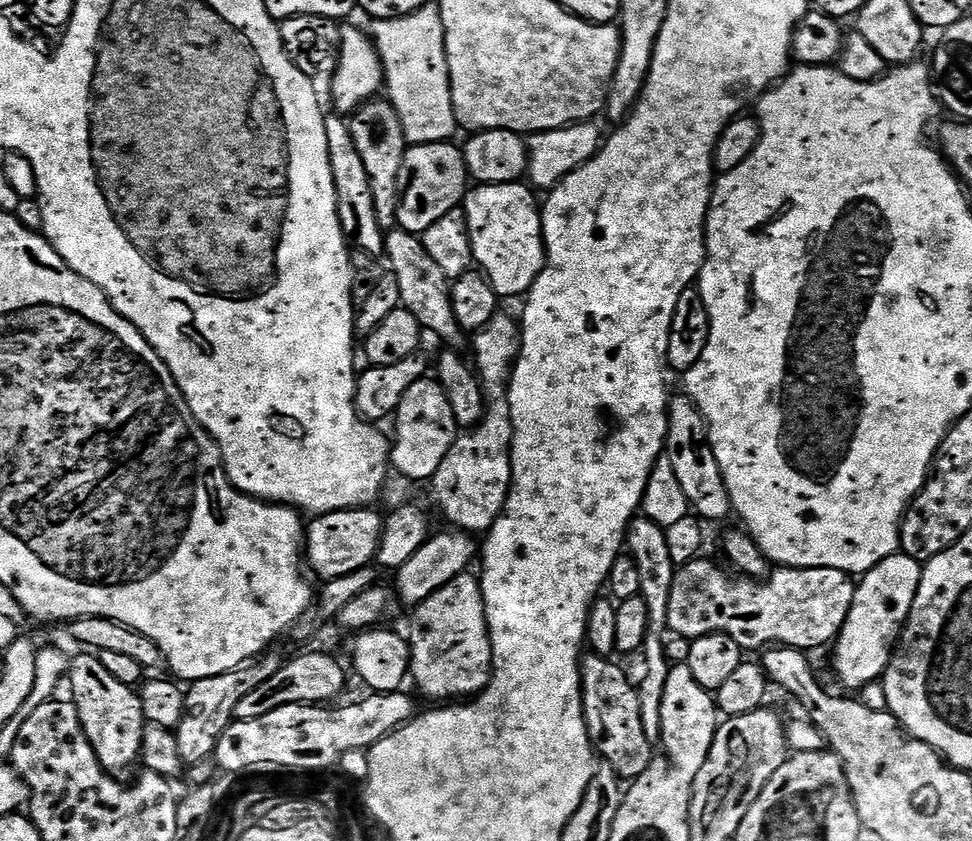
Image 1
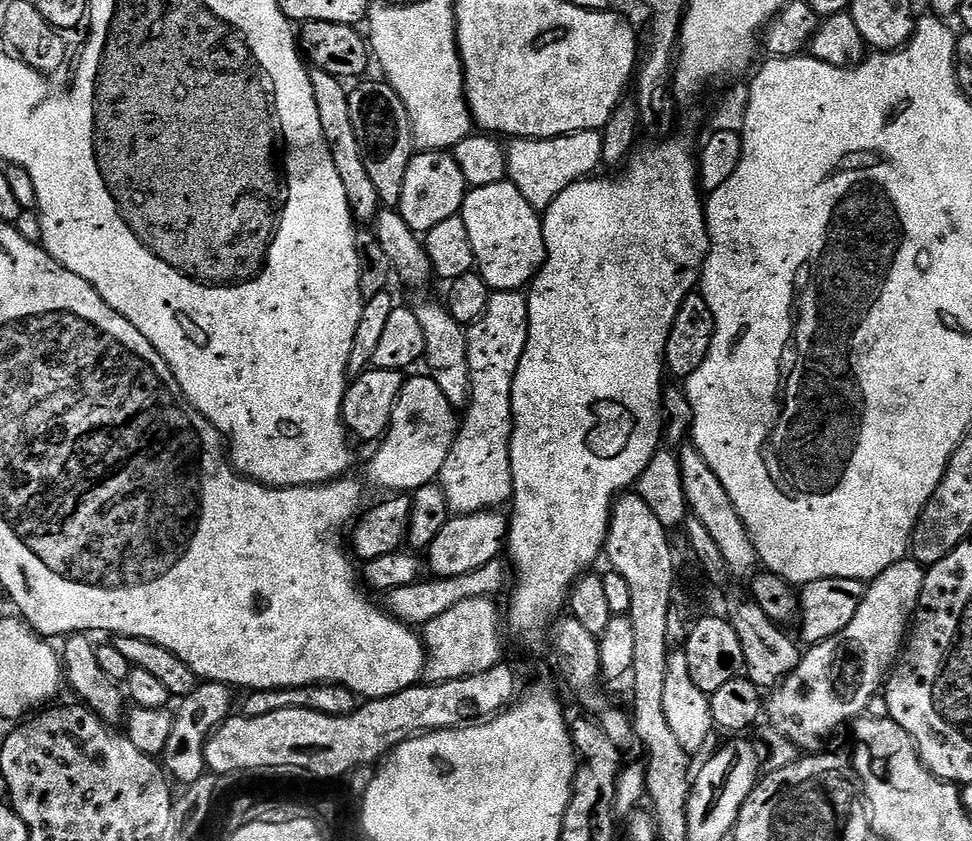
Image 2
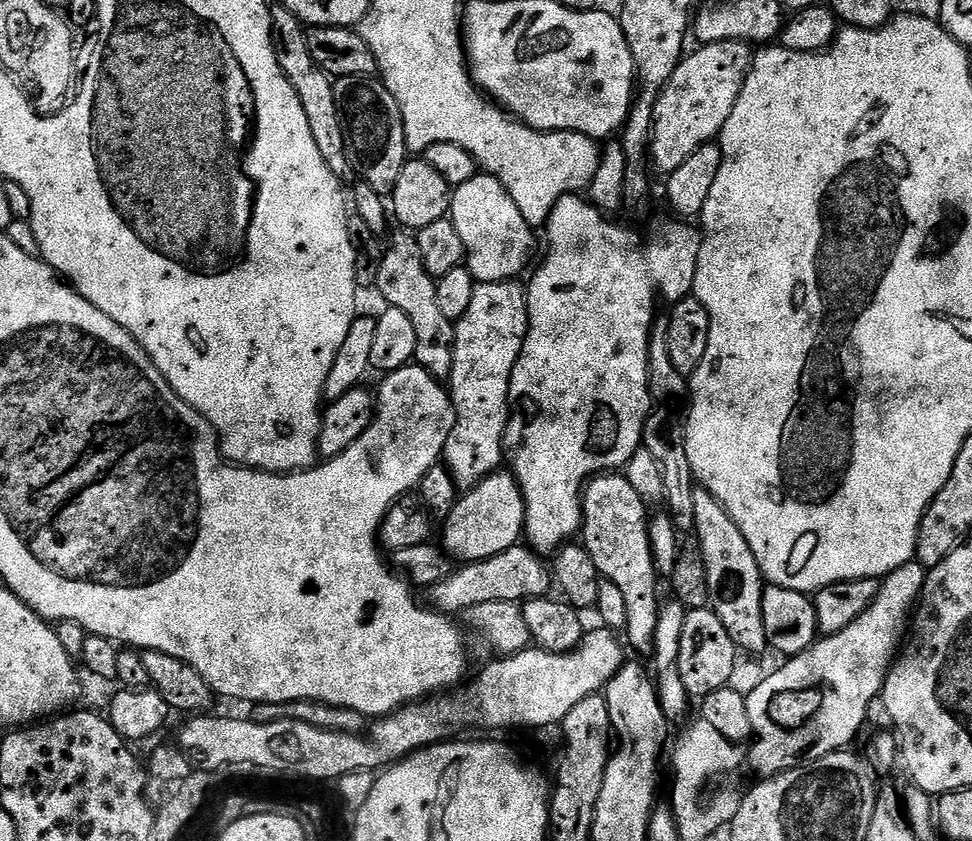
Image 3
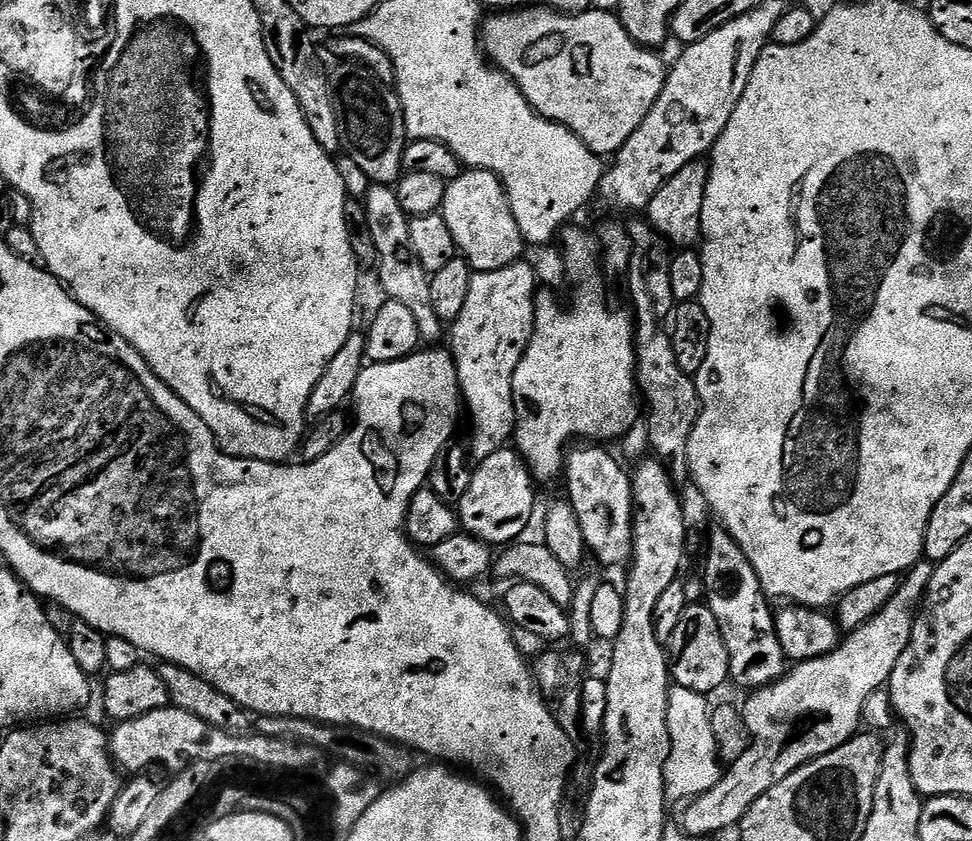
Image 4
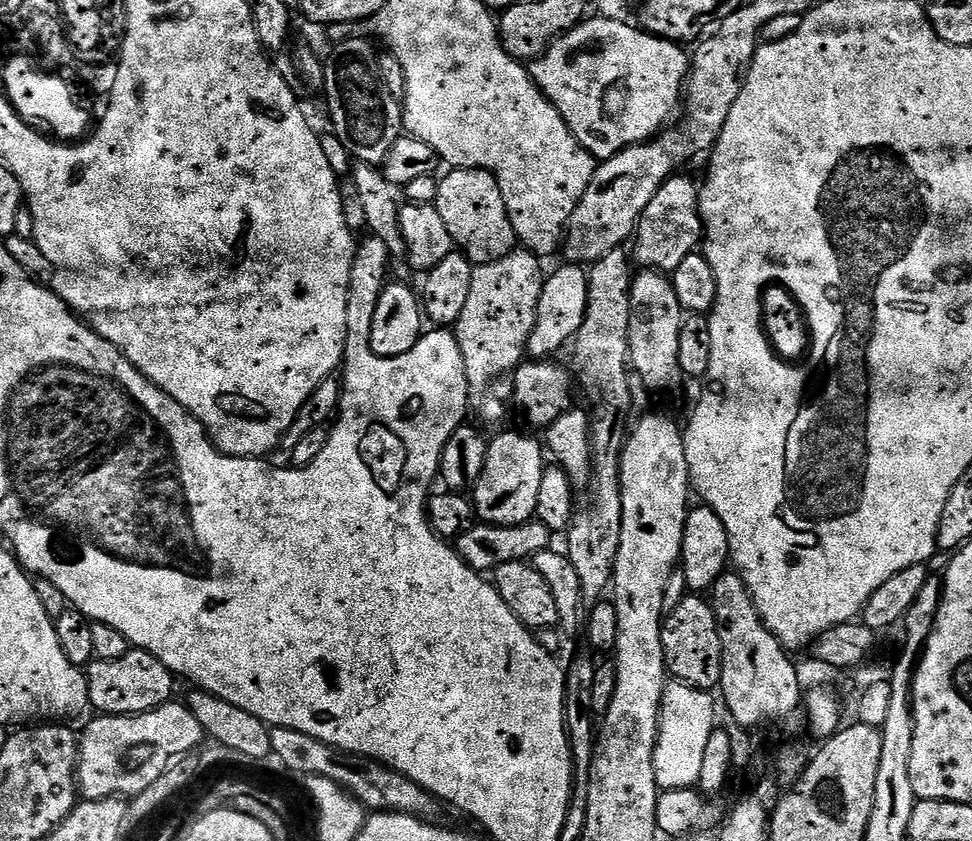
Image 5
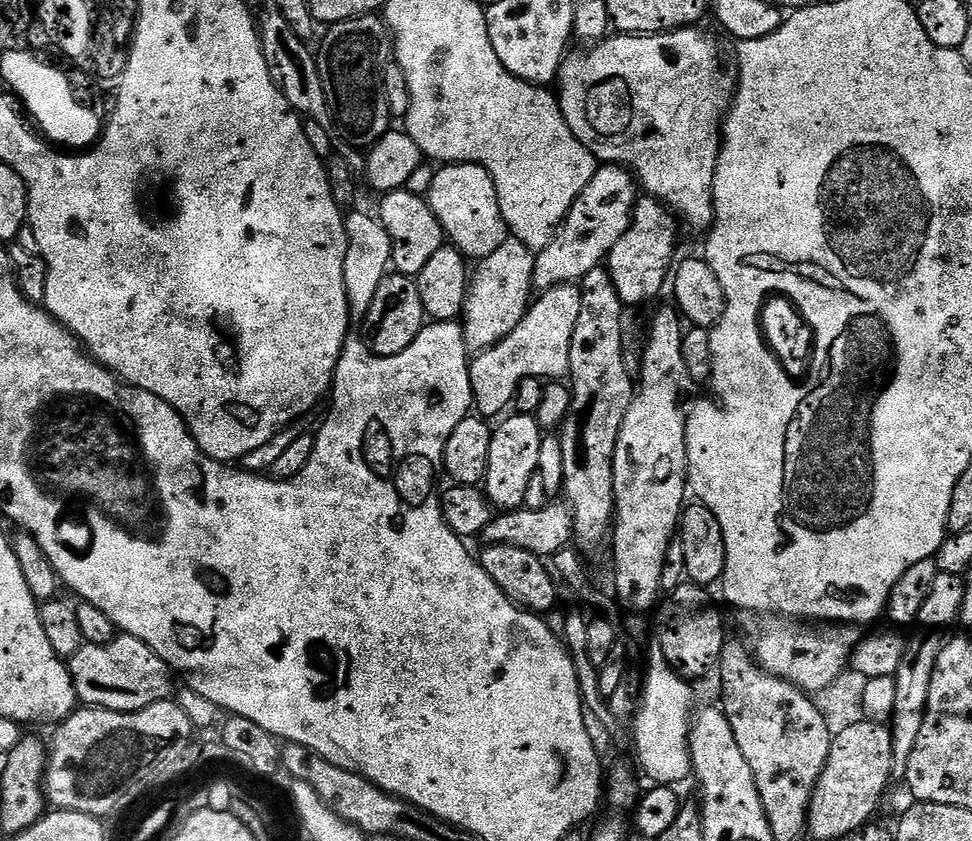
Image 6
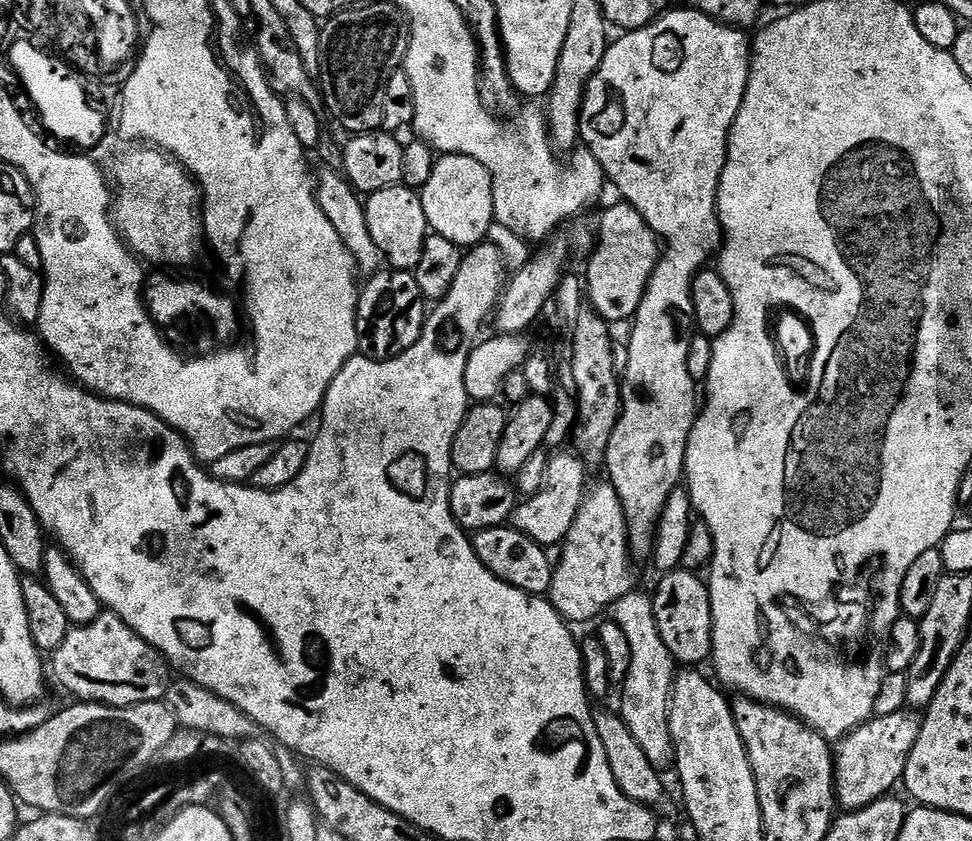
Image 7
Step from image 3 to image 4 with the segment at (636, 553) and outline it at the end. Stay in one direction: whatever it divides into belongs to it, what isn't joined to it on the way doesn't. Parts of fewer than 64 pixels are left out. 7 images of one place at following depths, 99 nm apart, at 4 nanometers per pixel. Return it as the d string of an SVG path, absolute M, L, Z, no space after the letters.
M592 446L596 448L576 448L573 447L571 451L567 453L564 461L564 474L562 477L563 483L568 483L568 492L566 492L566 498L574 506L574 514L578 514L578 526L582 526L582 538L584 539L585 546L588 547L589 553L594 557L597 556L604 564L624 564L627 565L632 558L632 478L629 469L624 469L610 453L607 452L607 447L604 446Z

